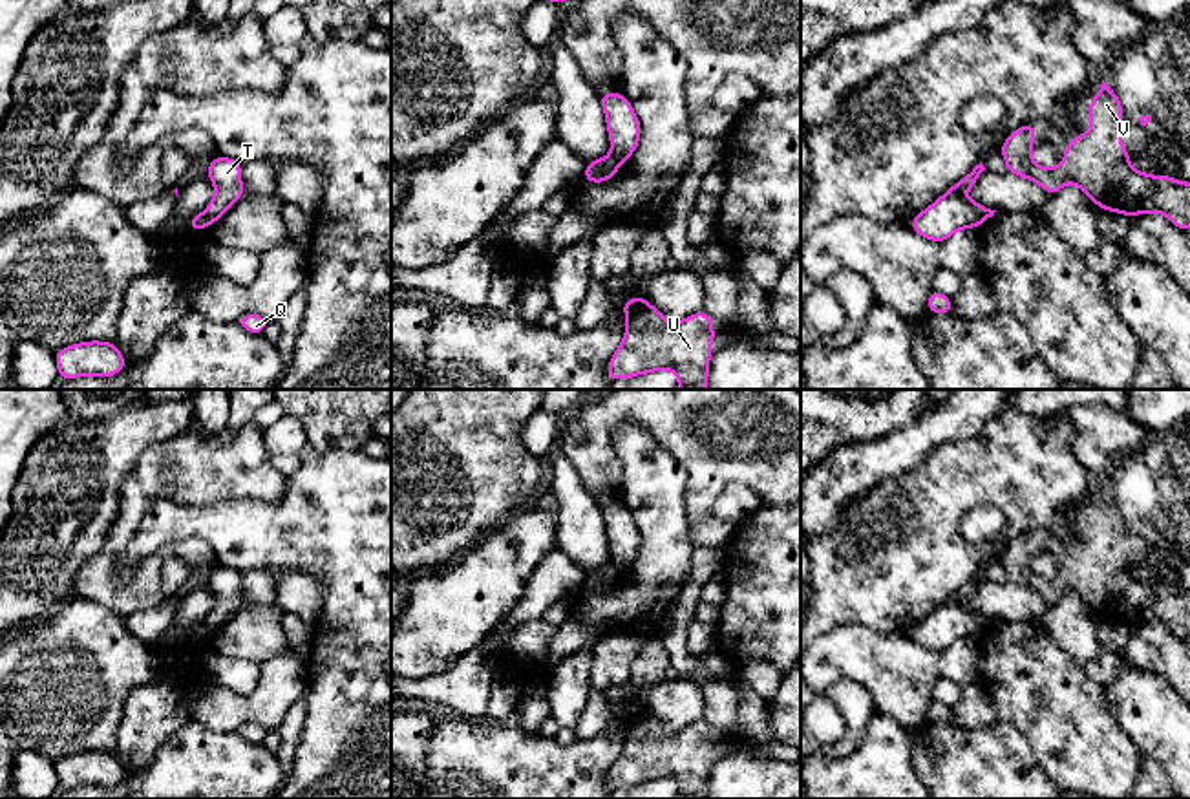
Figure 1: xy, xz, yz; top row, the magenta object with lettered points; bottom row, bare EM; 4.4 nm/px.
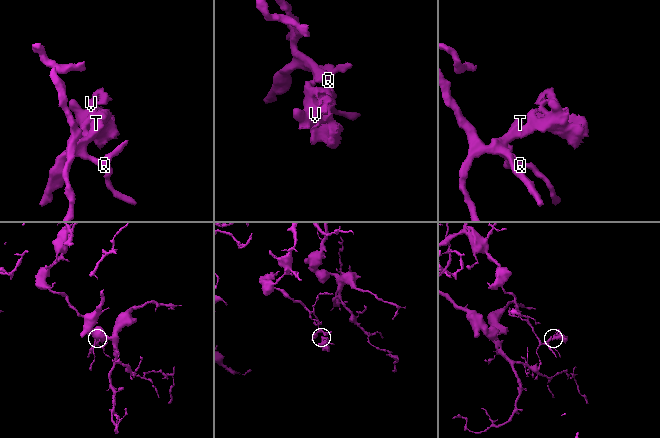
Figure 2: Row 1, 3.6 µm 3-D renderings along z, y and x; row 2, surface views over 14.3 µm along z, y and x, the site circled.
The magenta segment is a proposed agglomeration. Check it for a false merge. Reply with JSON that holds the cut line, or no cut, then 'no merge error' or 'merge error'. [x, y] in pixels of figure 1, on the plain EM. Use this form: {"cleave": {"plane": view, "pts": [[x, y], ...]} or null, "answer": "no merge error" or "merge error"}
{"cleave": {"plane": "xy", "pts": [[203, 622], [209, 633]]}, "answer": "merge error"}

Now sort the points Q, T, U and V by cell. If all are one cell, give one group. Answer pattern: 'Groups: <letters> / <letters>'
Groups: Q T / U V

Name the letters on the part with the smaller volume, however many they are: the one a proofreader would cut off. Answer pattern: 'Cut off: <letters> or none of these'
Cut off: U, V

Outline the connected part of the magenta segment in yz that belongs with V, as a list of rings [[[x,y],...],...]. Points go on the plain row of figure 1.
[[[1102,490],[1100,501],[1089,510],[1088,525],[1093,528],[1086,543],[1064,554],[1066,567],[1055,578],[1044,578],[1031,569],[1033,547],[1040,541],[1033,534],[1015,539],[1000,556],[1007,581],[1038,592],[1049,605],[1068,592],[1075,592],[1100,620],[1124,623],[1164,623],[1177,638],[1190,638],[1190,592],[1172,585],[1150,585],[1130,576],[1130,561],[1122,558],[1122,514]]]

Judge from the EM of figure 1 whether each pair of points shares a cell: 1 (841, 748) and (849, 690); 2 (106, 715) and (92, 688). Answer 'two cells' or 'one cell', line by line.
1: one cell
2: one cell

